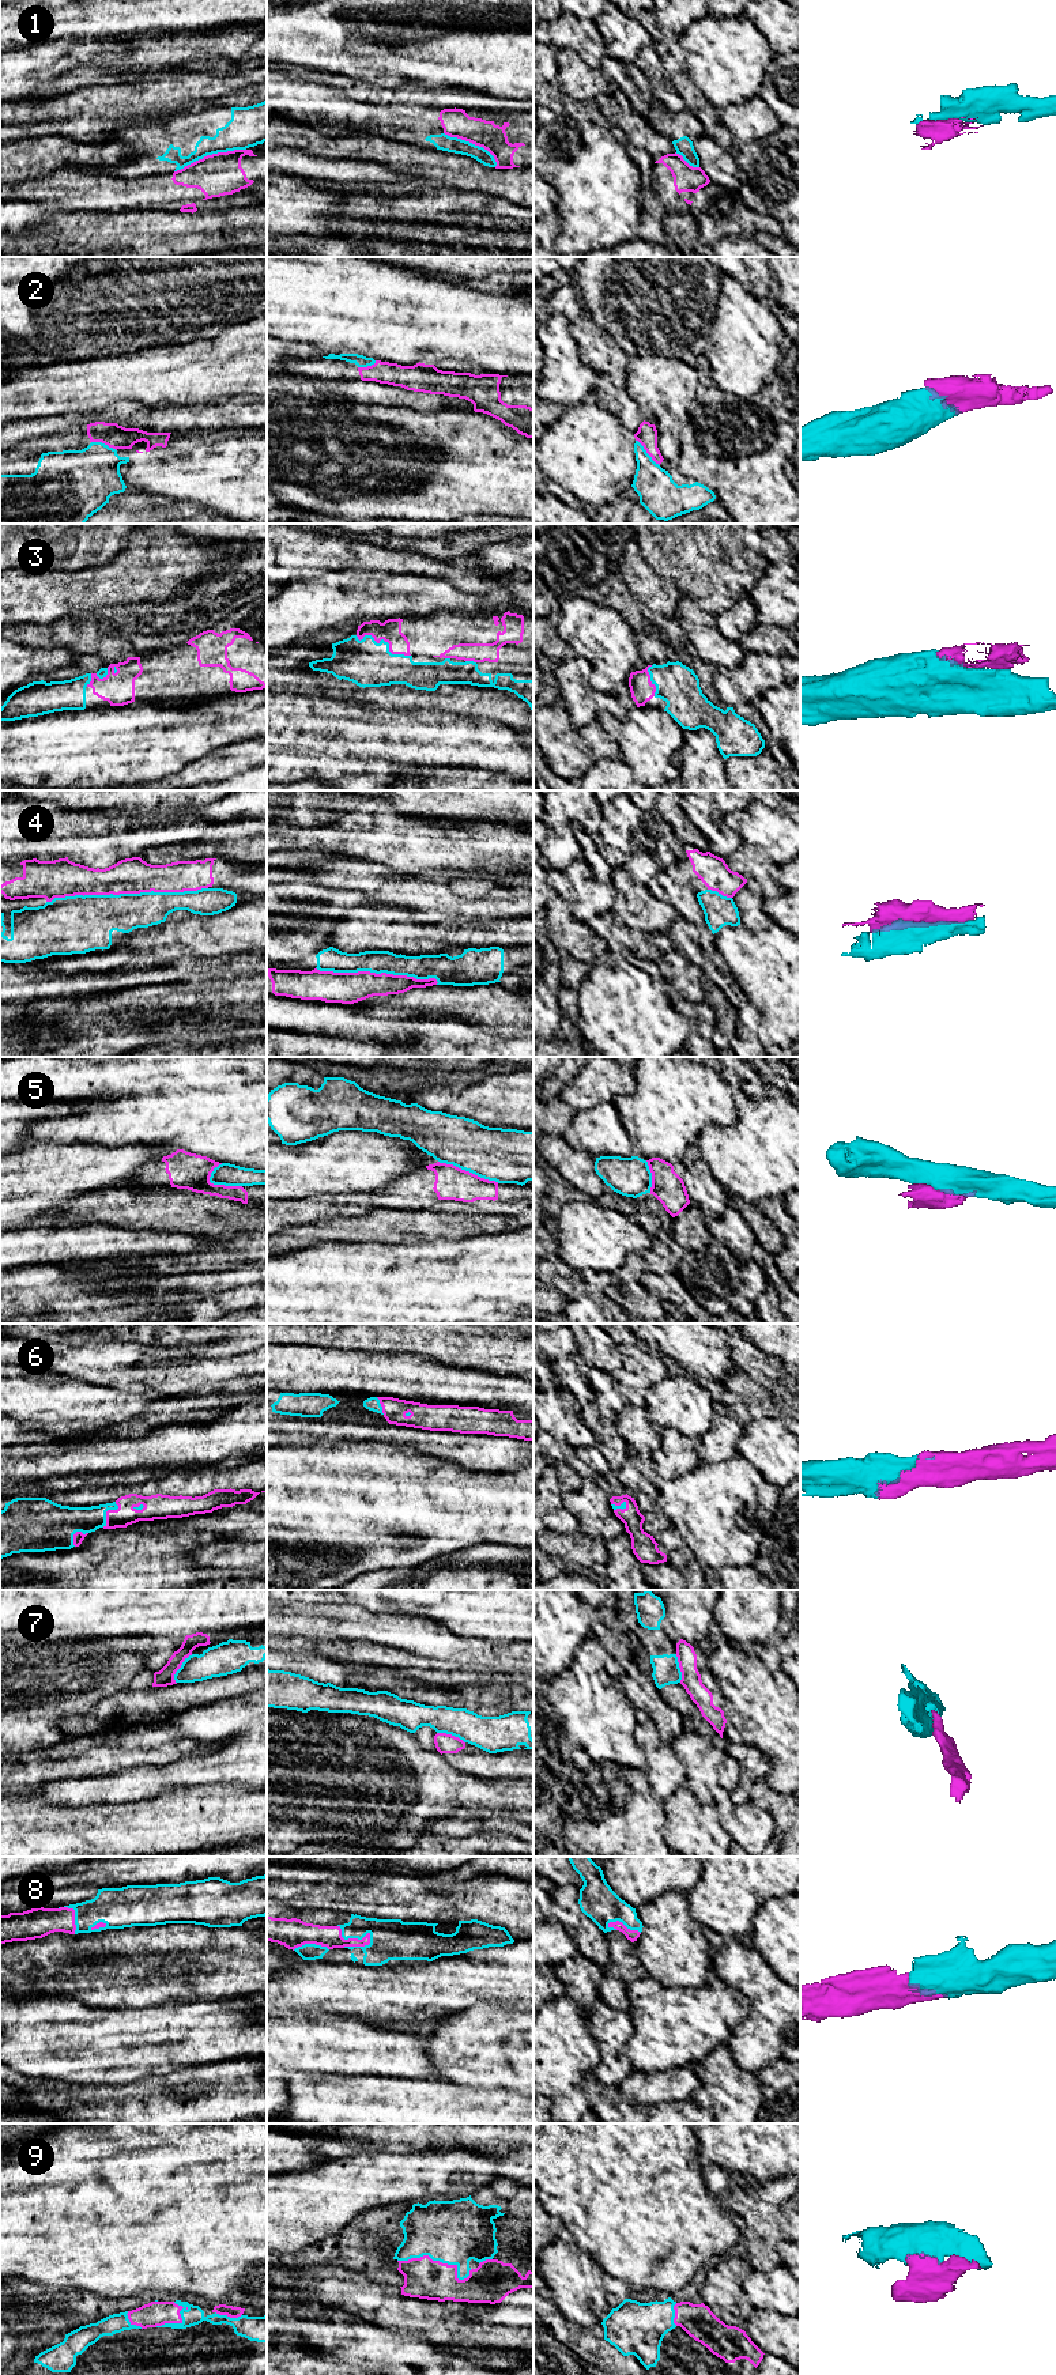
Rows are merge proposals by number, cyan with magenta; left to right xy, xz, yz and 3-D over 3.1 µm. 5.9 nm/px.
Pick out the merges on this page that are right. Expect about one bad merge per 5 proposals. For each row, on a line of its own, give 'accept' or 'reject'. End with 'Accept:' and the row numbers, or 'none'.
1: reject
2: accept
3: accept
4: reject
5: reject
6: accept
7: reject
8: accept
9: accept
Accept: 2, 3, 6, 8, 9

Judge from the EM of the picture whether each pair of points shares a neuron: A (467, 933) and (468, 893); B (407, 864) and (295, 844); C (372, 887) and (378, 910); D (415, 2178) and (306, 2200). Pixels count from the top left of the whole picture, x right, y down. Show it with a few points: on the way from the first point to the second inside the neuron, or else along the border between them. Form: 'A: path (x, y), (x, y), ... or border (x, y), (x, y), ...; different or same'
A: border (508, 917), (476, 918); different
B: path (381, 835), (378, 833), (336, 833), (324, 838); same
C: border (374, 902), (407, 910); different
D: path (388, 2183), (353, 2183), (334, 2193); same

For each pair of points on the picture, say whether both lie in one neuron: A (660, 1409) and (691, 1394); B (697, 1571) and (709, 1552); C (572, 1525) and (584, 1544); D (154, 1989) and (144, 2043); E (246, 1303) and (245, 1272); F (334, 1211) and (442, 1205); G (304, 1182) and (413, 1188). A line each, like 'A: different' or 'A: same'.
A: same
B: different
C: different
D: different
E: same
F: different
G: different

